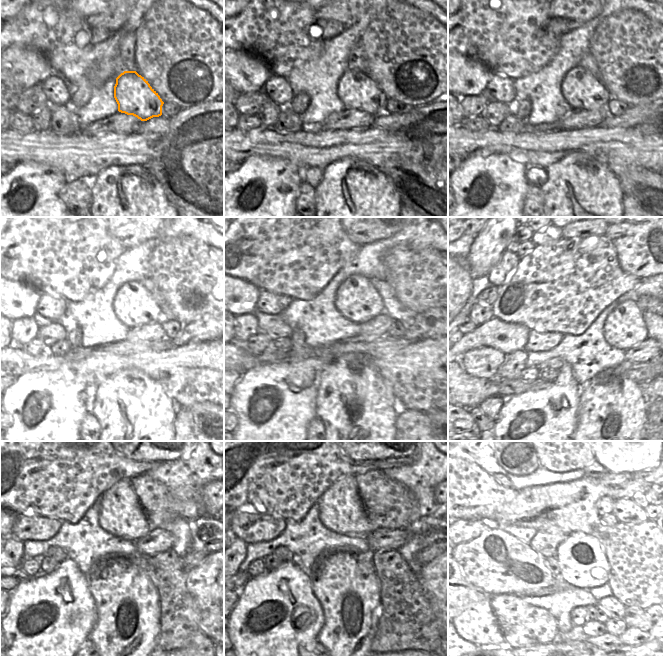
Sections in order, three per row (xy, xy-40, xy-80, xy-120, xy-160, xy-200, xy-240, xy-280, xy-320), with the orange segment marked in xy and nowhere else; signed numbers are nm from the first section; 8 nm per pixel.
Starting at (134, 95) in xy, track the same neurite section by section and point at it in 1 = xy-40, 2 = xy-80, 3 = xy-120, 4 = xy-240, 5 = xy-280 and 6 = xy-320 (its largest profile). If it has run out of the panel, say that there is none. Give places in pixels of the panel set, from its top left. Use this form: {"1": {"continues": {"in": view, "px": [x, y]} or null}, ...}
{"1": {"continues": {"in": "xy-40", "px": [356, 90]}}, "2": {"continues": {"in": "xy-80", "px": [581, 90]}}, "3": {"continues": {"in": "xy-120", "px": [133, 314]}}, "4": {"continues": {"in": "xy-240", "px": [121, 515]}}, "5": {"continues": {"in": "xy-280", "px": [340, 508]}}, "6": {"continues": {"in": "xy-320", "px": [563, 505]}}}

